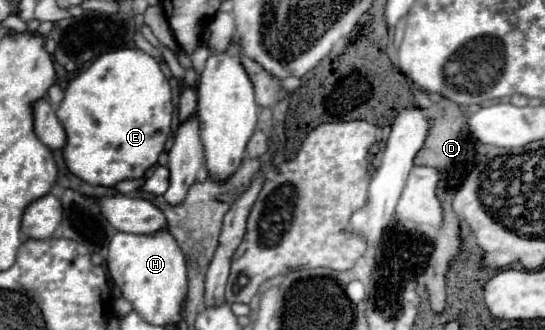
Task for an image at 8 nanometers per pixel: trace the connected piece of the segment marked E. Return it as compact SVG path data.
M124 48L105 52L69 80L58 112L48 100L38 100L34 130L50 150L64 148L64 160L72 174L96 186L116 186L128 178L142 178L158 162L173 113L172 88L158 62L138 48Z

